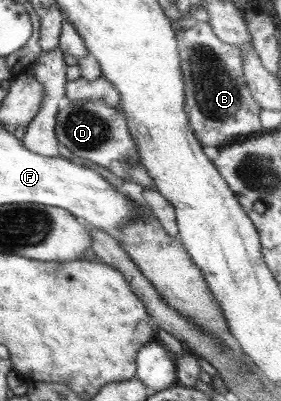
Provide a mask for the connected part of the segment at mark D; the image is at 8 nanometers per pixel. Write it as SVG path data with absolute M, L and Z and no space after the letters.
M104 101L66 102L66 105L57 110L55 119L55 137L62 148L67 148L78 158L105 168L124 183L134 183L142 189L154 186L146 169L140 164L136 146L127 129L125 115L114 107L105 105Z

